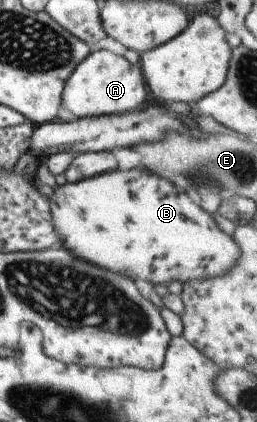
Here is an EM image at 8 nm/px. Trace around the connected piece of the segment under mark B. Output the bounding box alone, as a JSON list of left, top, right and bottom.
[50,169,239,285]

